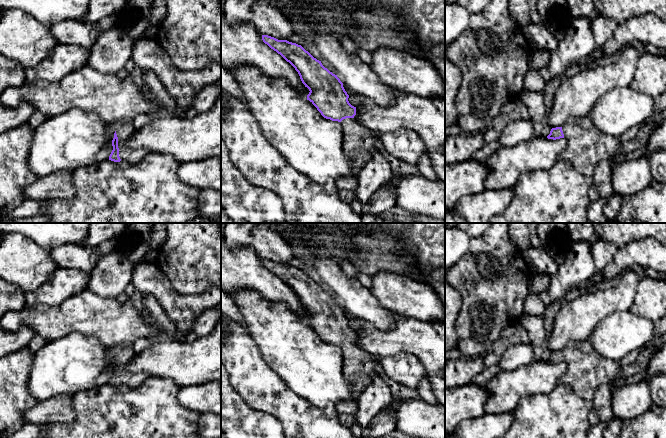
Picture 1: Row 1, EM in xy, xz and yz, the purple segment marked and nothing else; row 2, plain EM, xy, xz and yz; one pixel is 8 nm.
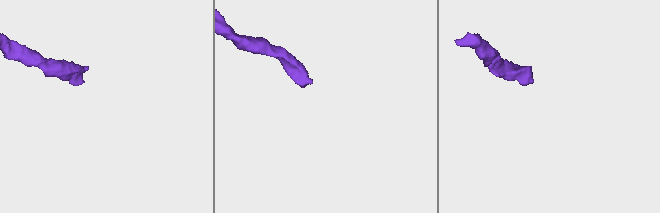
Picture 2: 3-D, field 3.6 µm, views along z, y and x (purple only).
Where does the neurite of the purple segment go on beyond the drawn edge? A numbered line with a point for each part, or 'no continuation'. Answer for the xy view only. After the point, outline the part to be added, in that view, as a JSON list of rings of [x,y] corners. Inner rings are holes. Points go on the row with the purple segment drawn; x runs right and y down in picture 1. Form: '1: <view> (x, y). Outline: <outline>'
1: xy (125, 130). Outline: [[[122,121],[116,124],[116,134],[118,137],[119,157],[122,161],[129,163],[140,162],[148,152],[143,149],[128,148],[126,142],[137,132],[132,121]]]

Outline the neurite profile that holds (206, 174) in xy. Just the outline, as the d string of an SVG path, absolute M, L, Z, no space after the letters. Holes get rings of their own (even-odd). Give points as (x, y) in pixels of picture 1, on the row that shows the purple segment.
M210 158L180 164L177 175L181 182L200 190L221 190L221 159Z

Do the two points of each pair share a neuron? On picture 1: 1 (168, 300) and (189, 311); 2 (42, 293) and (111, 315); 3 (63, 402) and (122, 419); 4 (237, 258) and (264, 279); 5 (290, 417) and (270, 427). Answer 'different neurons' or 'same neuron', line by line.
1: same neuron
2: different neurons
3: different neurons
4: same neuron
5: different neurons

